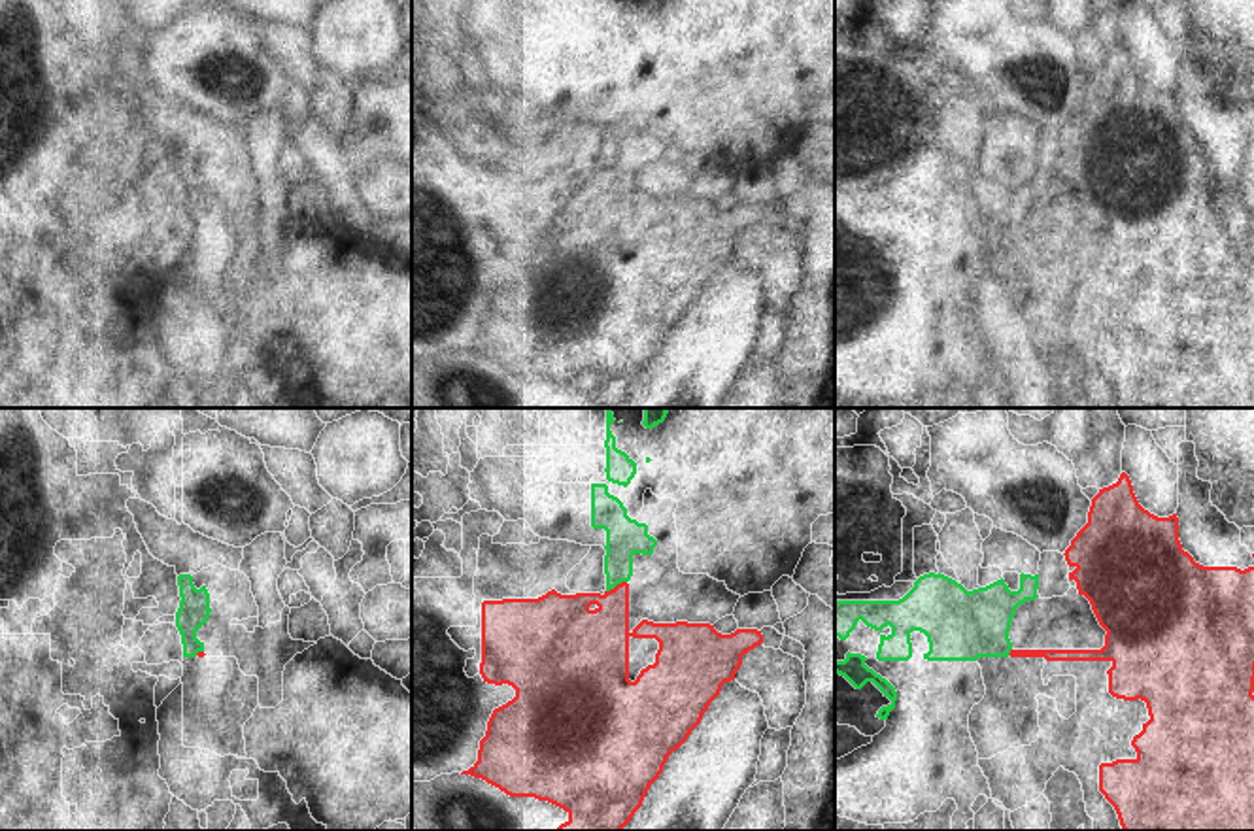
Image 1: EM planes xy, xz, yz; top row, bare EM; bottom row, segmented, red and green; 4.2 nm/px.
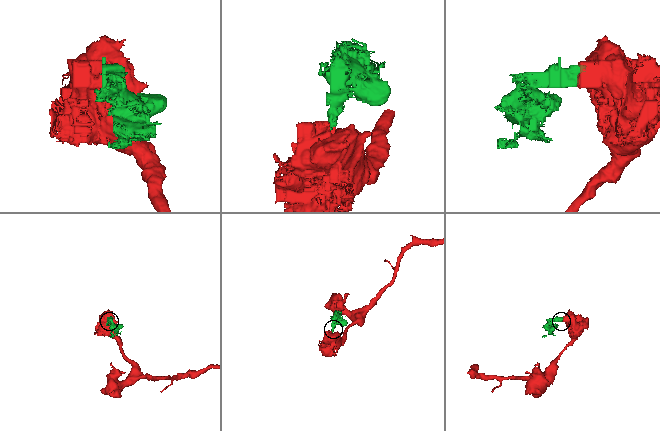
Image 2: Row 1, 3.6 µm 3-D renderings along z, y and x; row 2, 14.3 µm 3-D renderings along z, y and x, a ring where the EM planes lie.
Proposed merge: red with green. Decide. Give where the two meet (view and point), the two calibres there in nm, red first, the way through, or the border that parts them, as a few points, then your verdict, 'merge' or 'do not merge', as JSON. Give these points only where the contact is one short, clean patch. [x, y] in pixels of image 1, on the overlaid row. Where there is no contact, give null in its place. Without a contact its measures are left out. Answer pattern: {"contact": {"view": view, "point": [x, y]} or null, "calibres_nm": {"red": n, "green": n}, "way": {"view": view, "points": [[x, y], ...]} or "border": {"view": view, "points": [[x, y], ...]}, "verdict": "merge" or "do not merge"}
{"contact": {"view": "xz", "point": [618, 584]}, "calibres_nm": {"red": 260, "green": 160}, "border": {"view": "xz", "points": [[626, 580], [607, 592]]}, "verdict": "do not merge"}

